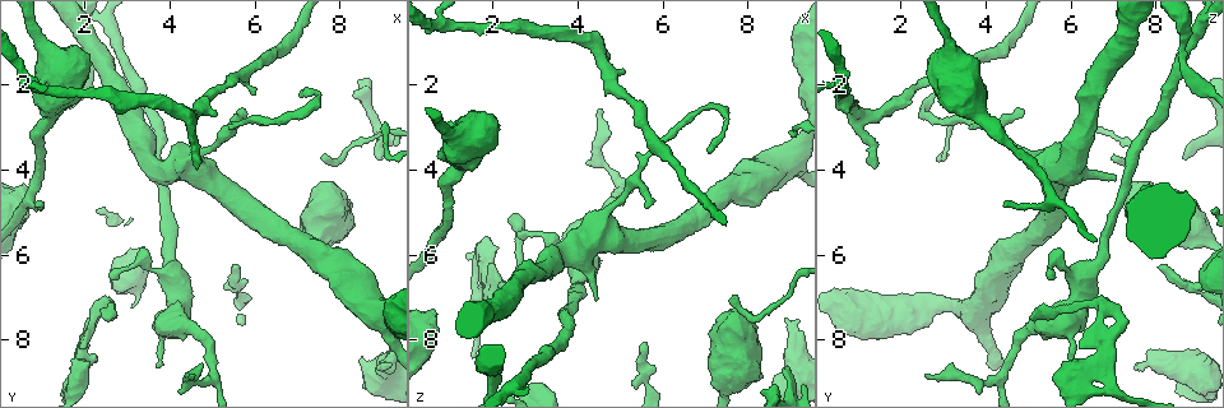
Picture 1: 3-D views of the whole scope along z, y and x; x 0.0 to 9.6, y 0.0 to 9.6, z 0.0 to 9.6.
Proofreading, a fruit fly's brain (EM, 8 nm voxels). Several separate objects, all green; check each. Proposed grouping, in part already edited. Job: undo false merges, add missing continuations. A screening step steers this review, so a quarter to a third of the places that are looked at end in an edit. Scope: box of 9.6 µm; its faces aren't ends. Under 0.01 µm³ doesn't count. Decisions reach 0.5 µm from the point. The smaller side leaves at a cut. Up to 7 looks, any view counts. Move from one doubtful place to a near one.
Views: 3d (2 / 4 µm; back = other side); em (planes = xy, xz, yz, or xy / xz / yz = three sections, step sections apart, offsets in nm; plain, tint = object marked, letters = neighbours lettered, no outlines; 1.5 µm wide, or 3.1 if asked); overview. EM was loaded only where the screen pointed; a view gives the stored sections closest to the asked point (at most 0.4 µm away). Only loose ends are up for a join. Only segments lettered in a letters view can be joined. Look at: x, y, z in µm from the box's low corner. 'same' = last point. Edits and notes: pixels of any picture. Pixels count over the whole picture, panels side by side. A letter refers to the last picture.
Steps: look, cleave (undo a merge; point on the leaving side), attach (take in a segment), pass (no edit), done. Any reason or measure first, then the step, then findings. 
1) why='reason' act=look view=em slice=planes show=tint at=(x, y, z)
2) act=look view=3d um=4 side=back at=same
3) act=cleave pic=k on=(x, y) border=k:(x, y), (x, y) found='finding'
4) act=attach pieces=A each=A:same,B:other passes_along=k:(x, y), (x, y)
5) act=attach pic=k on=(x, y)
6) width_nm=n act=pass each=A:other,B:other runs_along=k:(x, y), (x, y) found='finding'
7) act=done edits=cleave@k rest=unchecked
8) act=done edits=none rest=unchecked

why='free end' act=look view=3d um=2 at=(0.90, 4.80, 4.40)

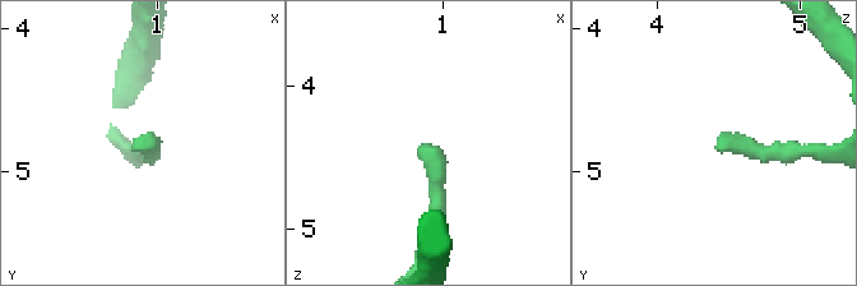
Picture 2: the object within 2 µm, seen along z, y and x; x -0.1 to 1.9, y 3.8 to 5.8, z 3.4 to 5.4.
act=look view=em slice=xy step=8 show=letters at=(0.90, 4.80, 4.38)

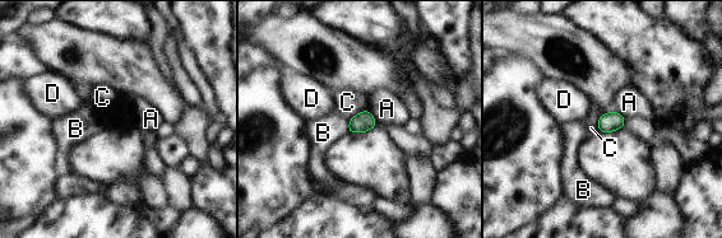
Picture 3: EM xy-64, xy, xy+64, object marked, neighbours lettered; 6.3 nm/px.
width_nm=120 act=pass each=A:other,B:other,C:other,D:other found='no lettered segment goes on from it'

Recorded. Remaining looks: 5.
why='free end' act=look view=3d um=2 at=(4.50, 8.85, 2.50)

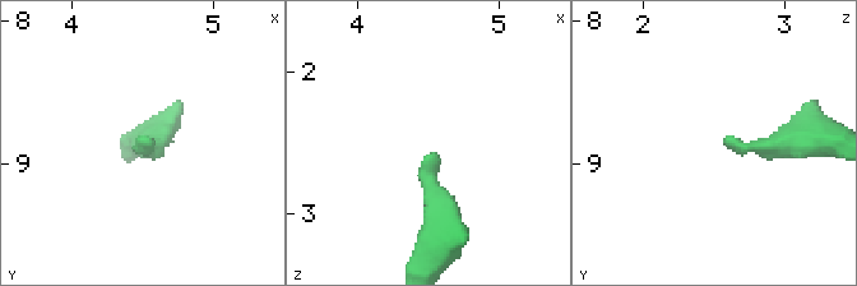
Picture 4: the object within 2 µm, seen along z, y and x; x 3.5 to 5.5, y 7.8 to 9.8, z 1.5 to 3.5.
why='need the tissue' act=look view=em slice=xz step=8 show=letters at=(4.52, 8.80, 2.58)

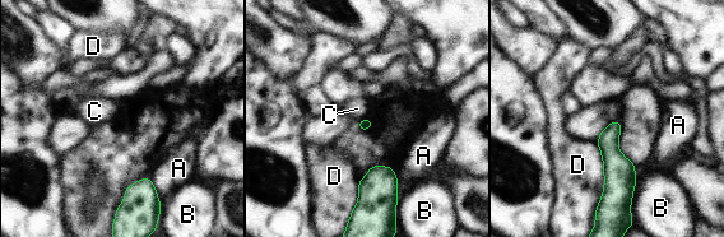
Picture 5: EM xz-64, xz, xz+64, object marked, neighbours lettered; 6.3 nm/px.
act=pass each=A:other,B:other,C:other,D:other border=5:(367, 116), (357, 124) found='none of them fits'

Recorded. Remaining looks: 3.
why='an open end' act=look view=3d um=2 at=(7.10, 2.25, 3.45)

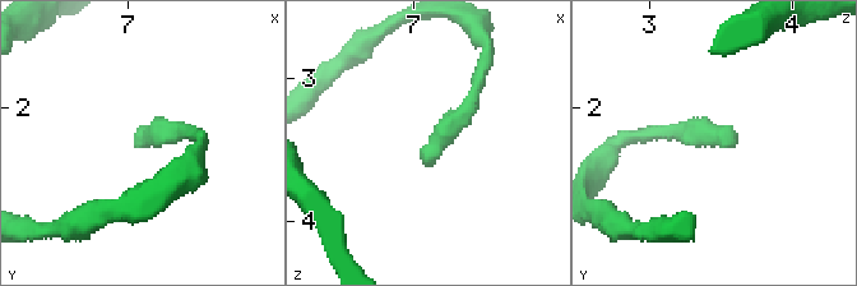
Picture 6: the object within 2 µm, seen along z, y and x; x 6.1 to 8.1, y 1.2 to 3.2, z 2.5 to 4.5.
act=look view=em slice=planes show=letters at=(7.04, 2.28, 3.52)

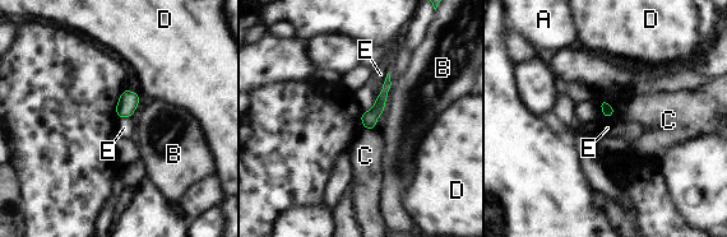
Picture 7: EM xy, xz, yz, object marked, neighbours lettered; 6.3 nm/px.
longest_contact=B:200nm act=pass each=A:other,B:other,C:other,D:other,E:other runs_along=7:(388, 83), (367, 125) found='no lettered segment goes on from it'

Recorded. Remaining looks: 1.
act=done edits=none rest=unchecked

